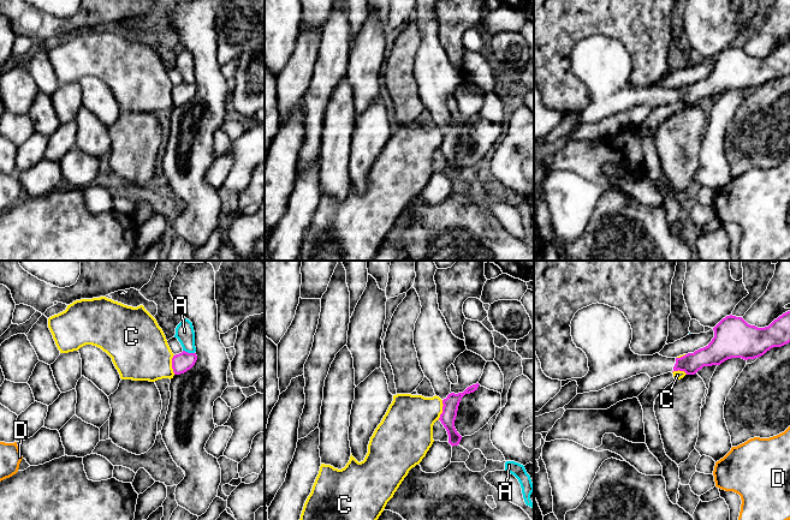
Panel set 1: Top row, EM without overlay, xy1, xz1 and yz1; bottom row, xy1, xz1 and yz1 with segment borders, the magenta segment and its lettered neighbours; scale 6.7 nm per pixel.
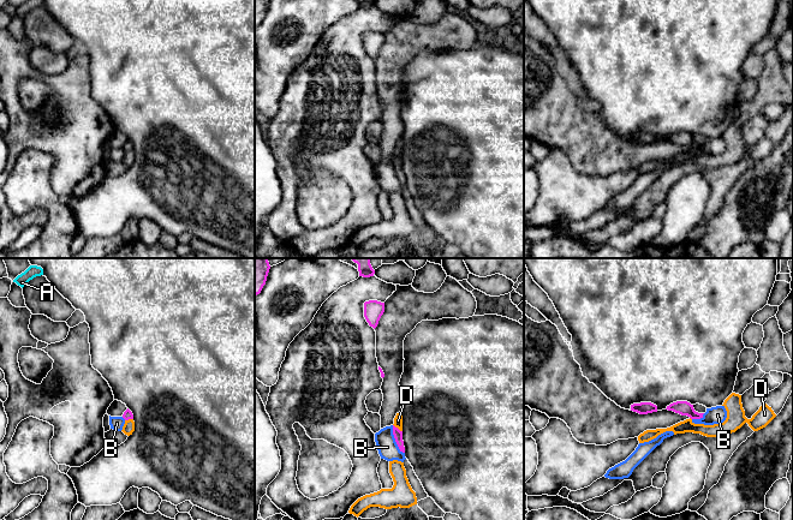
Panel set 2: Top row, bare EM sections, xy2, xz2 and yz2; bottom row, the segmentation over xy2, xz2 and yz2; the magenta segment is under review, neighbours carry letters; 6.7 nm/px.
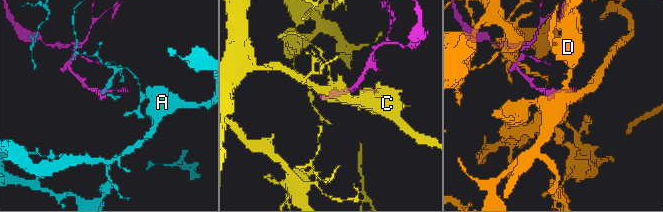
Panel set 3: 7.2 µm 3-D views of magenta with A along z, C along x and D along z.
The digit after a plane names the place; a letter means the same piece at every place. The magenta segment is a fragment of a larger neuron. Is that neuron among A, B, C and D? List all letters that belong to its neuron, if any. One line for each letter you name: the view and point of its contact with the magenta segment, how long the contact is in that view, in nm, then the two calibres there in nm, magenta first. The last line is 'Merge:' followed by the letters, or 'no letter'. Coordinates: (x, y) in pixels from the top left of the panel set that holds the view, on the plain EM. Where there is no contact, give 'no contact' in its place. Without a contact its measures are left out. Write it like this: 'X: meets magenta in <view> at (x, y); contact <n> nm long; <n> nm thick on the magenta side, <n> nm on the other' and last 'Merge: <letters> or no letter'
Merge: no letter

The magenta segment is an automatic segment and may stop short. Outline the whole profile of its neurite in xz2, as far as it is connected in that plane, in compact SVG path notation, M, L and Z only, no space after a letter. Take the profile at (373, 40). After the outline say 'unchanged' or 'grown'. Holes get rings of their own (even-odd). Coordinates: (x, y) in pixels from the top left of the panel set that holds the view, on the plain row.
M369 31L364 34L364 48L370 58L377 58L381 47L384 43L384 34Z; unchanged

